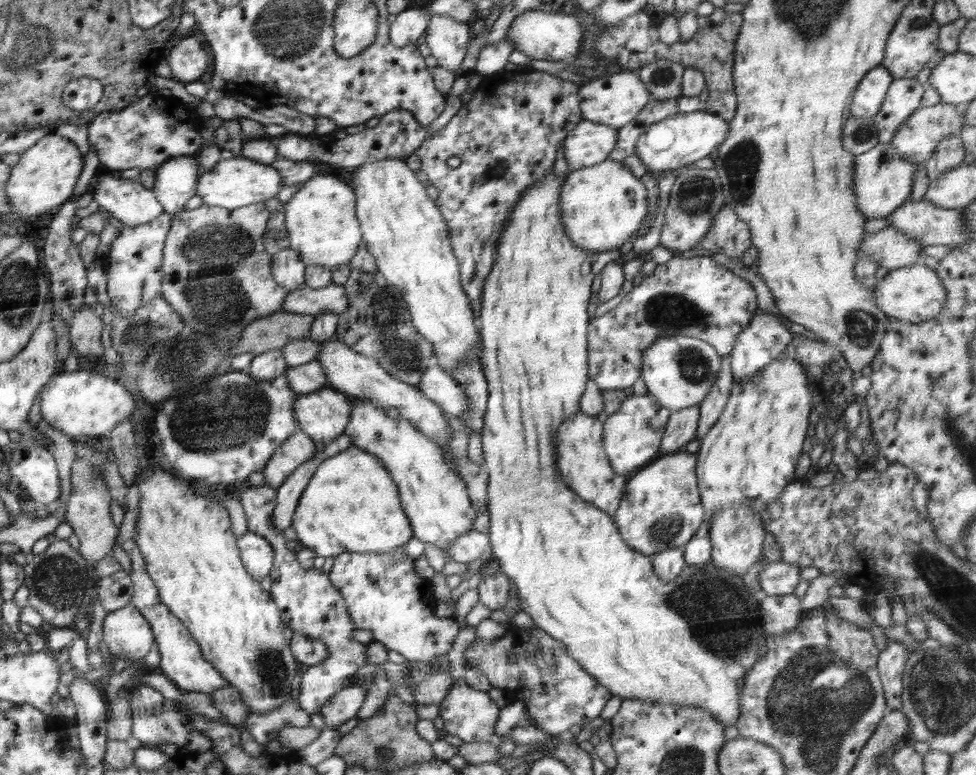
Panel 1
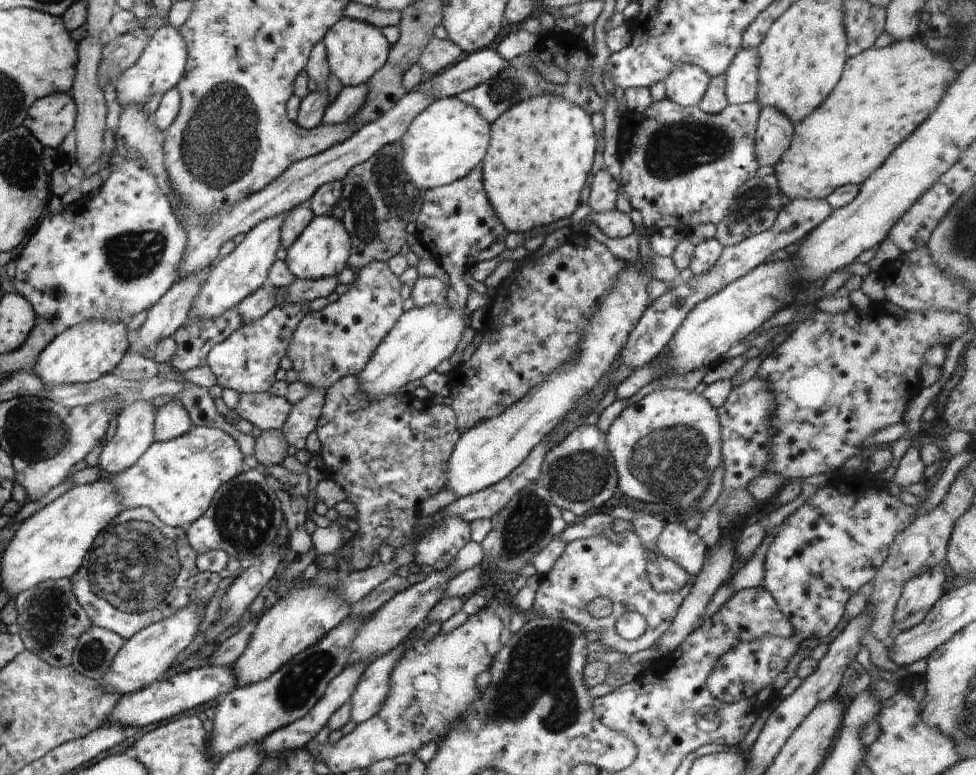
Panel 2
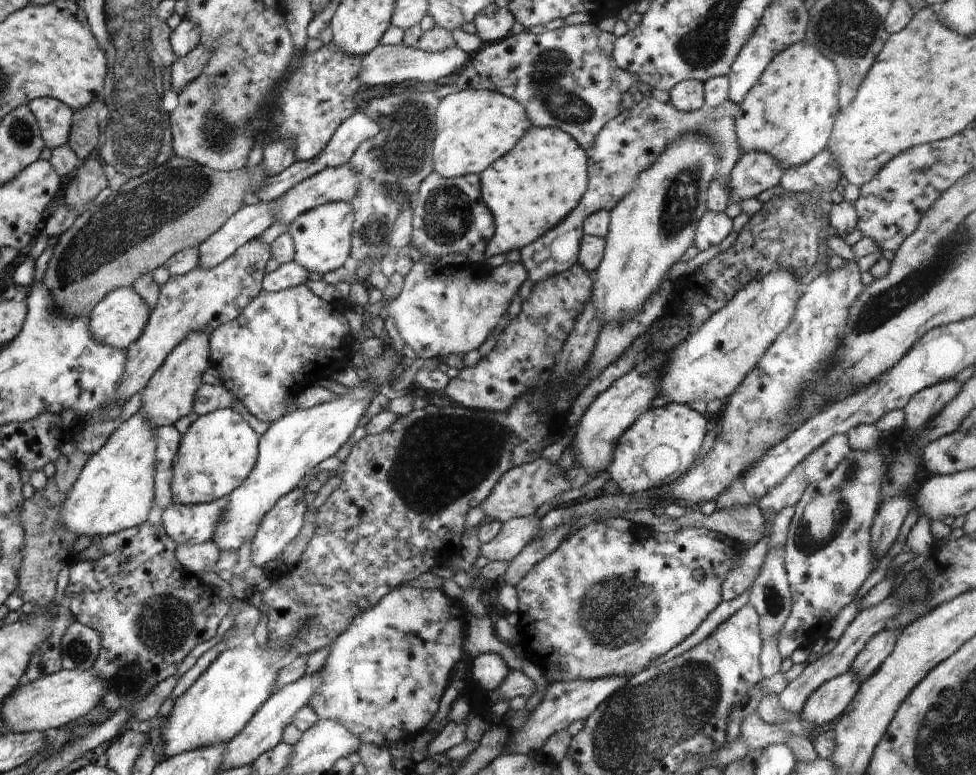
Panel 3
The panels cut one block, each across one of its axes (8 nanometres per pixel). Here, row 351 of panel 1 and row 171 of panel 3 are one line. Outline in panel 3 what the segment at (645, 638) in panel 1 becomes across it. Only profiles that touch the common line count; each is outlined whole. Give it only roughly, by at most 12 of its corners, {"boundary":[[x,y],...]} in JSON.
{"boundary":[[531,125],[479,174],[495,233],[521,250],[561,223],[588,184],[586,151]]}

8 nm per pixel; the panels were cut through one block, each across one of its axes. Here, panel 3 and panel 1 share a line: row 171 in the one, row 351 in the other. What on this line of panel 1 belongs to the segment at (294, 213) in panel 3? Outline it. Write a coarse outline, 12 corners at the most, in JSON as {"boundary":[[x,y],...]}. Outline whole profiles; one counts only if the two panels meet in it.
{"boundary":[[336,337],[318,362],[329,386],[366,398],[443,449],[477,514],[489,474],[468,458],[469,433],[417,385]]}

